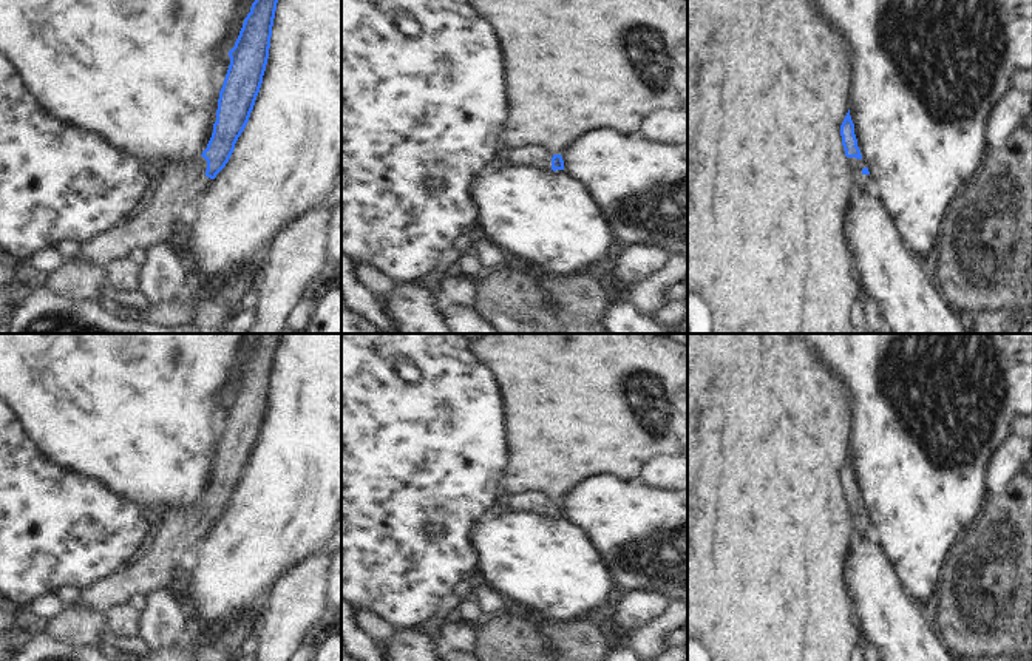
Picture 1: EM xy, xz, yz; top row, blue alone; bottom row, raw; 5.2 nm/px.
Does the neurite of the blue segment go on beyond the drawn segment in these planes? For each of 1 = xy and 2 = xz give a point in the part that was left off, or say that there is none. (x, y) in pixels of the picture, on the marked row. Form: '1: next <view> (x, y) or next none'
1: next xy (175, 195)
2: next xz (539, 156)

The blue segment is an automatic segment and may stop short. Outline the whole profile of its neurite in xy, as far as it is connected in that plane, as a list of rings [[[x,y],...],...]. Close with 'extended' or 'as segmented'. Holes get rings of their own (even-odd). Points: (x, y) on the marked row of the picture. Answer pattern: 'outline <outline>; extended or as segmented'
outline [[[255,0],[244,19],[219,91],[216,122],[207,148],[187,162],[168,162],[147,205],[108,232],[82,242],[70,259],[107,266],[136,247],[167,239],[176,219],[188,219],[201,193],[229,162],[244,131],[266,71],[278,0]]]; extended

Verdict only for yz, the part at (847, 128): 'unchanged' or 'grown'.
grown

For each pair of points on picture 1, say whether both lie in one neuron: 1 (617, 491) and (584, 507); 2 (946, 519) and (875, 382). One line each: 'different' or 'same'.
1: same
2: same

